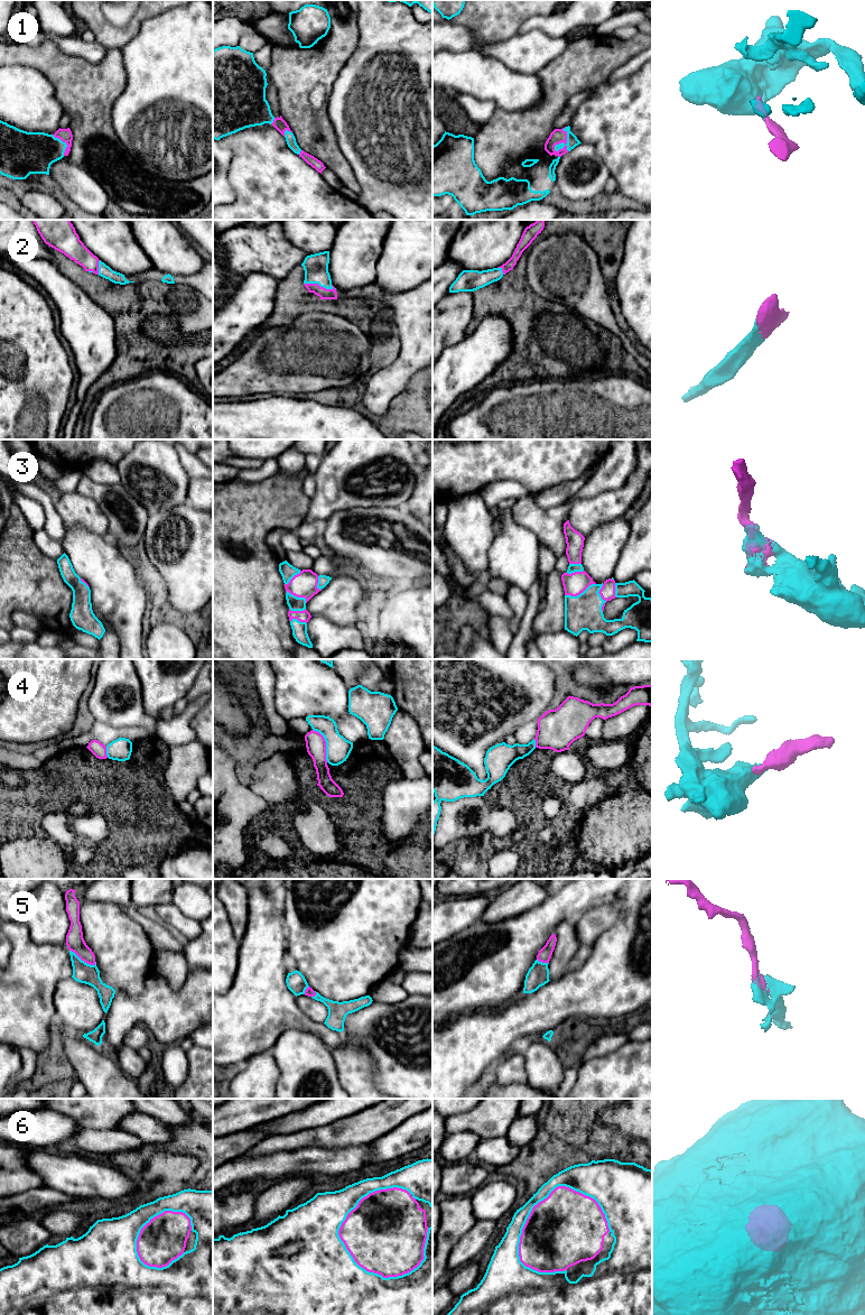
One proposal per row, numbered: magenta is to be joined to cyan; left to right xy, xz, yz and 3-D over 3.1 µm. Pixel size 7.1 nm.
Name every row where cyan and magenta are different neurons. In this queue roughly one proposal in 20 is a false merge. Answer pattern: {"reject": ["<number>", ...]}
{"reject": []}

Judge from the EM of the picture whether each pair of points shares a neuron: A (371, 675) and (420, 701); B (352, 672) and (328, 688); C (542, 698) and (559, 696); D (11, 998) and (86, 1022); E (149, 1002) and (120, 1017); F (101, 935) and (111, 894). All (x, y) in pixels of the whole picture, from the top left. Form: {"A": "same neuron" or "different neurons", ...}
{"A": "different neurons", "B": "different neurons", "C": "different neurons", "D": "different neurons", "E": "same neuron", "F": "different neurons"}

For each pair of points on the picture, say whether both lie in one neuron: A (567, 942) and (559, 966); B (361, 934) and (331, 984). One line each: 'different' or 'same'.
A: same
B: same

